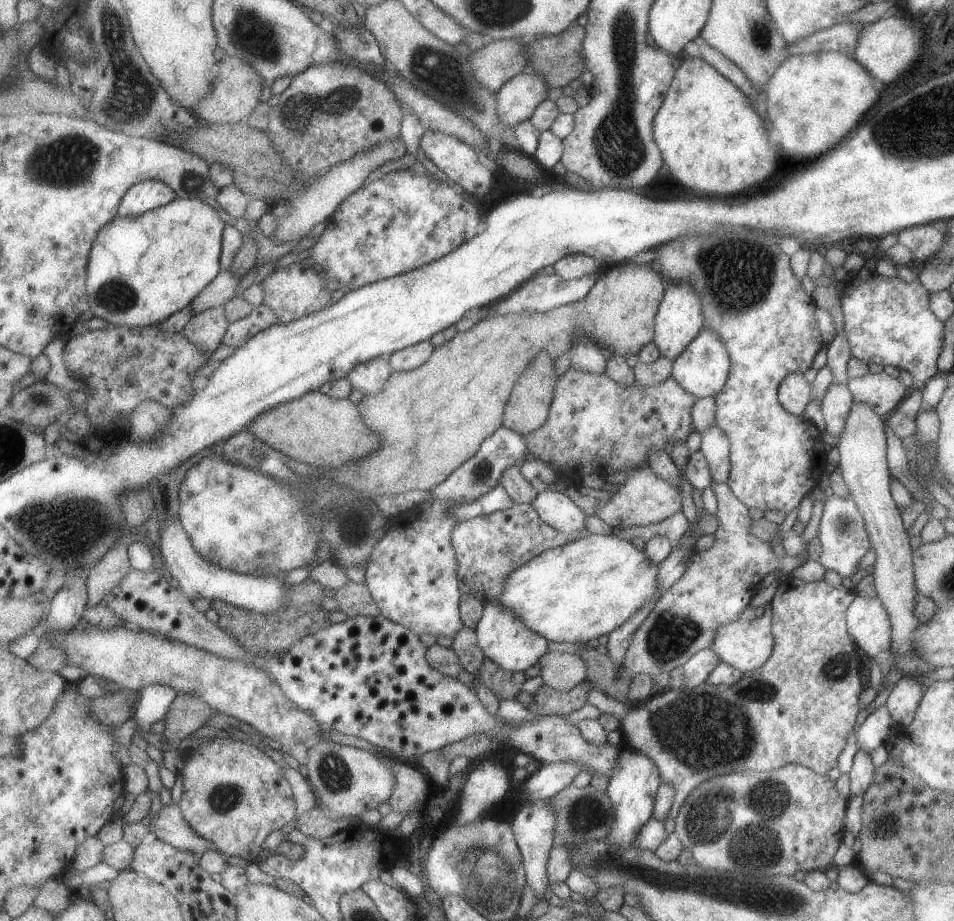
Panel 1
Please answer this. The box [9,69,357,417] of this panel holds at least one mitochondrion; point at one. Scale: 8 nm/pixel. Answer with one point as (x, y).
(63, 153)

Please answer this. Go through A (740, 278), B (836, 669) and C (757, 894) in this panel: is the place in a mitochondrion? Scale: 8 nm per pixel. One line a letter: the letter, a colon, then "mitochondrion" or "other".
A: mitochondrion
B: mitochondrion
C: mitochondrion

